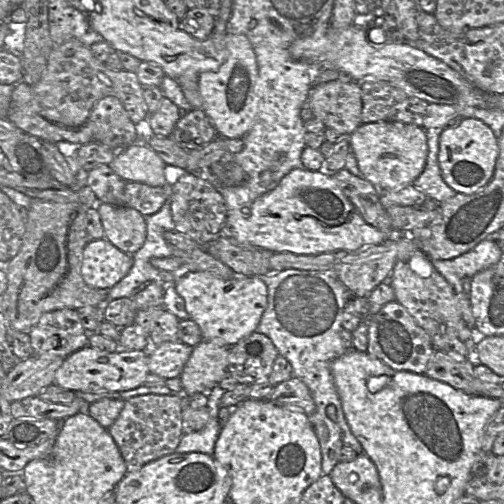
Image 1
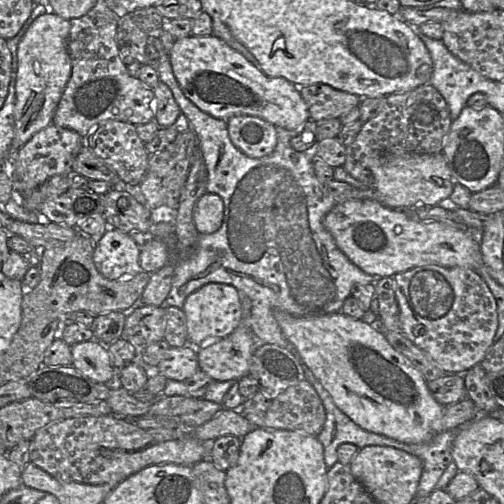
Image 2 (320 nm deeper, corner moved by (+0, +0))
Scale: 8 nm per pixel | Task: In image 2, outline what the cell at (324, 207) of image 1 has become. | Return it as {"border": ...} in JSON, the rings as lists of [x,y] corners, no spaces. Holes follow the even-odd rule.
{"border":[[[375,200],[338,203],[325,216],[323,224],[350,261],[373,276],[392,277],[424,265],[458,266],[475,271],[484,266],[480,243],[467,230],[439,222],[417,222],[401,209],[388,208]]]}

